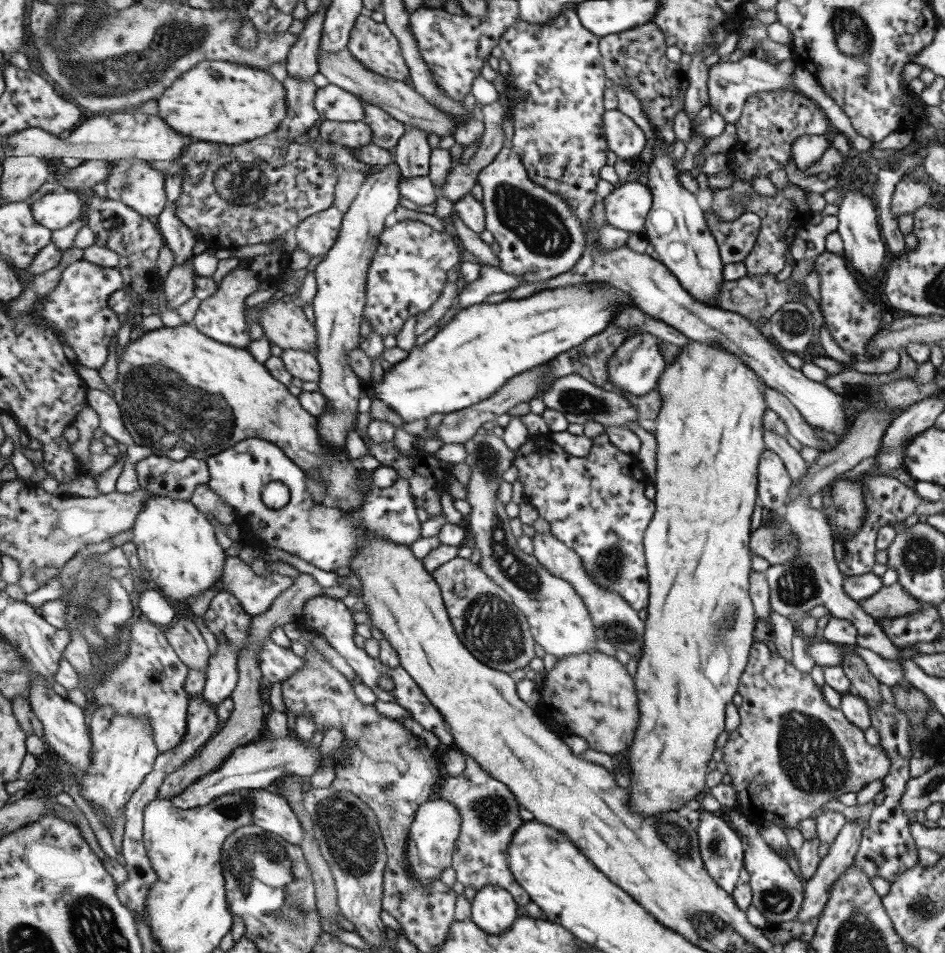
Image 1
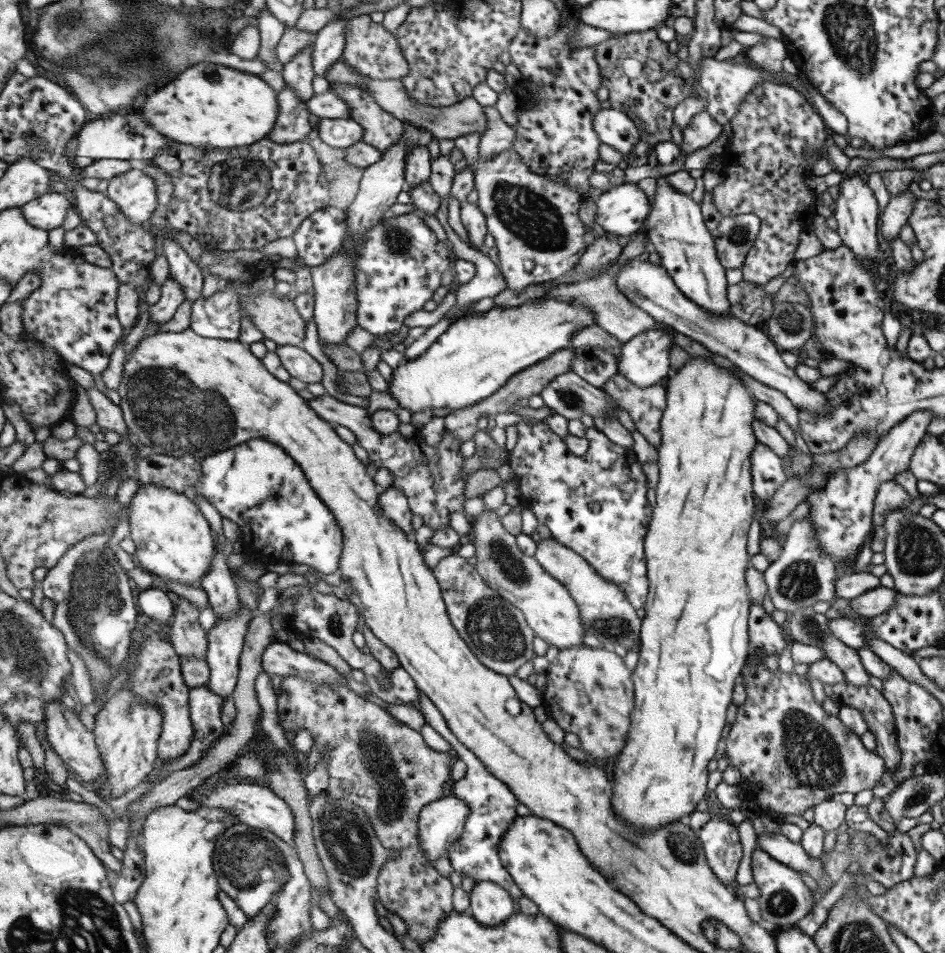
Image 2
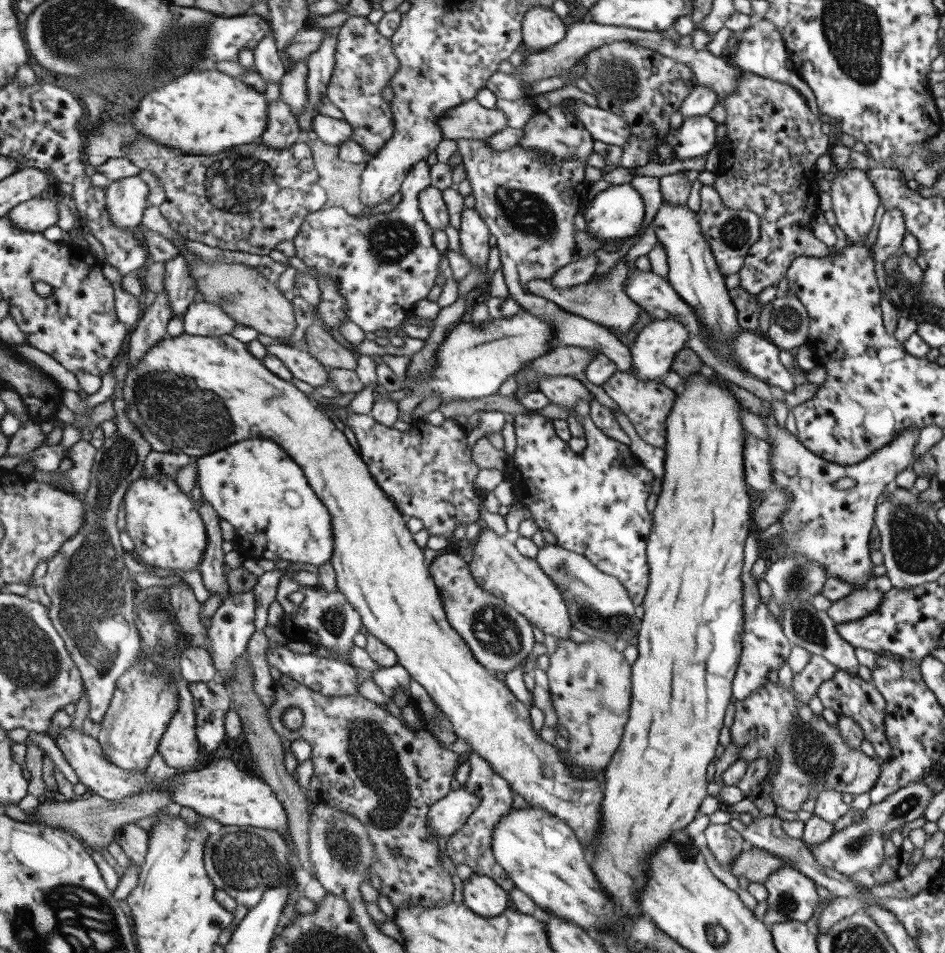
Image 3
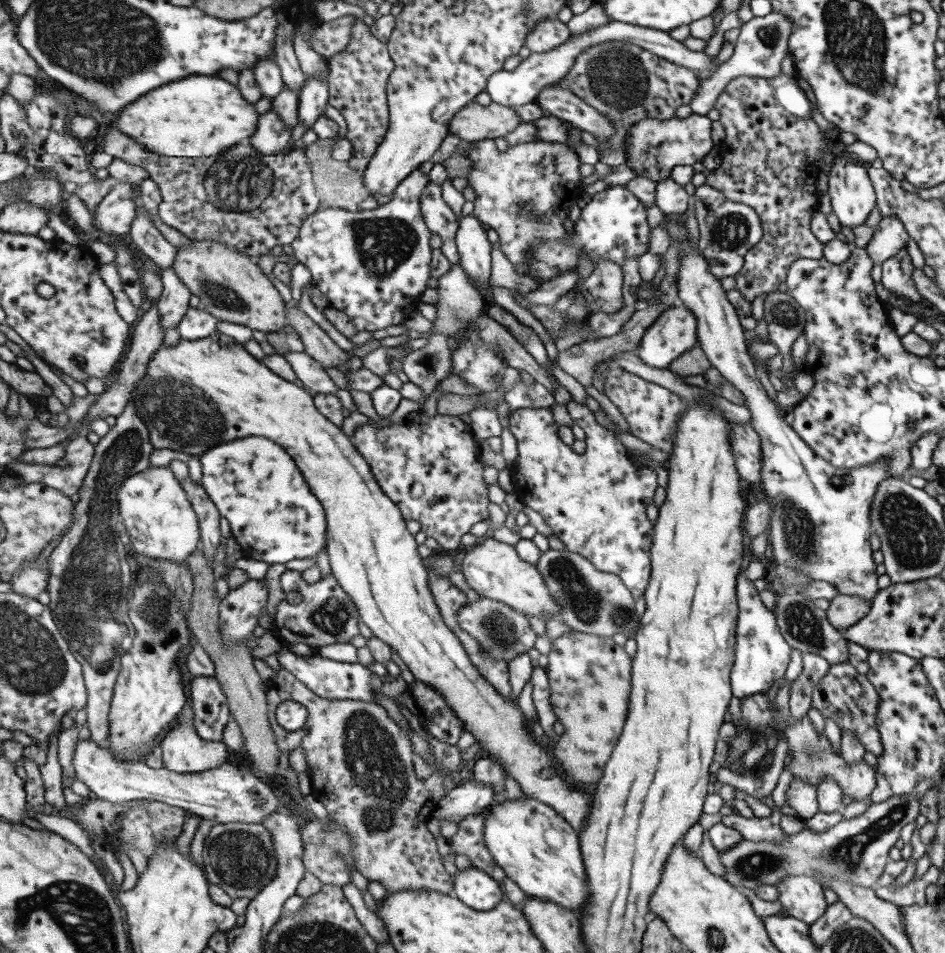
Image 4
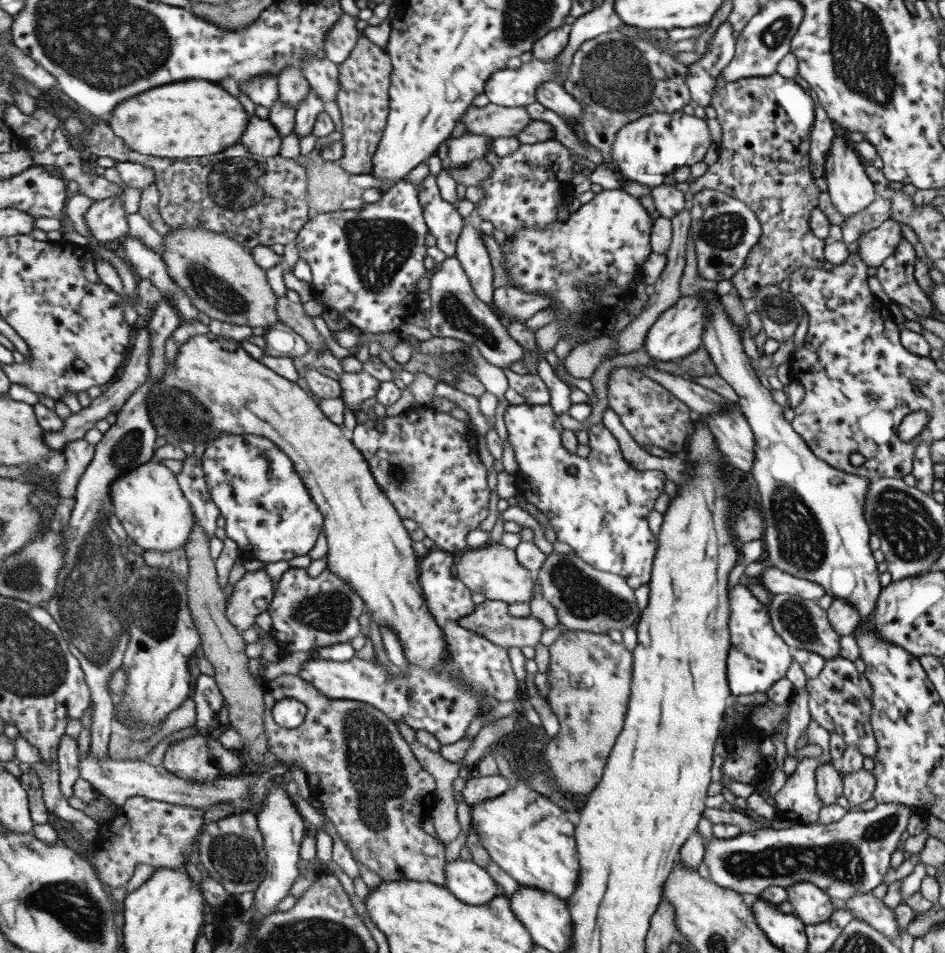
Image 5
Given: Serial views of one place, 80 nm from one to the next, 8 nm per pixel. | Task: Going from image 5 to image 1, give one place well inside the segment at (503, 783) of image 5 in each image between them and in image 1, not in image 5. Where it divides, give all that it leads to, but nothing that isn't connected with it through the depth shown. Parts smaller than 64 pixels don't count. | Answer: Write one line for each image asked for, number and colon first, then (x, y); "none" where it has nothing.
1: (435, 833)
2: (442, 823)
3: (448, 815)
4: (472, 797)

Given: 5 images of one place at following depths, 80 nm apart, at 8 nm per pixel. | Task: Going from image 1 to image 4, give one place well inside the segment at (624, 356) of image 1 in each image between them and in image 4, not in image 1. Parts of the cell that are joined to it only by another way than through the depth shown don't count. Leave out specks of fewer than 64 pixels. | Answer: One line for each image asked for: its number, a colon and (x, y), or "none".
2: (644, 360)
3: (656, 344)
4: (674, 331)

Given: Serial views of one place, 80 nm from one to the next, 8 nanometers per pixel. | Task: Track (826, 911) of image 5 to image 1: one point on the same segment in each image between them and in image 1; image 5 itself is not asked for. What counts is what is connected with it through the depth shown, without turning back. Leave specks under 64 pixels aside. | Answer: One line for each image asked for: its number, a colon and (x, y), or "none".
1: (777, 894)
2: (783, 898)
3: (791, 895)
4: (801, 897)

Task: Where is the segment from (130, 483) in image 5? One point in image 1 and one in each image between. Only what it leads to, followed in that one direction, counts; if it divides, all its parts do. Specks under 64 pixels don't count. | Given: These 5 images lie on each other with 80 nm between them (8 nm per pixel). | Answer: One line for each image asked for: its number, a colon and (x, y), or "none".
1: (177, 545)
2: (173, 539)
3: (168, 531)
4: (158, 515)

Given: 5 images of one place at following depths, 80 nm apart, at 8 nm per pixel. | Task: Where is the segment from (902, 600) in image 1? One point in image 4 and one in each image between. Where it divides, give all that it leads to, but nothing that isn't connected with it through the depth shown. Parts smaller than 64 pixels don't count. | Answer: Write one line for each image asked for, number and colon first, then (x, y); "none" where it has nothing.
2: (876, 601)
3: (861, 602)
4: (844, 610)

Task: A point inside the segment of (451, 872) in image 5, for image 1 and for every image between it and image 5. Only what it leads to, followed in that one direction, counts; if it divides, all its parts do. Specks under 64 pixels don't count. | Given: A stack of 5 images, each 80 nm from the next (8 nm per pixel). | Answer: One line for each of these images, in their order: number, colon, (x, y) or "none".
1: (494, 909)
2: (491, 904)
3: (483, 894)
4: (476, 888)

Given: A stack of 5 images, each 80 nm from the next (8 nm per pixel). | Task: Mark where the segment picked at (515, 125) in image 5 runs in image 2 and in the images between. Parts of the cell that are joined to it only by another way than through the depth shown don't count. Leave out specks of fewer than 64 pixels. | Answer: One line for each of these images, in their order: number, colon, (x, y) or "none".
2: (448, 122)
3: (471, 120)
4: (475, 122)

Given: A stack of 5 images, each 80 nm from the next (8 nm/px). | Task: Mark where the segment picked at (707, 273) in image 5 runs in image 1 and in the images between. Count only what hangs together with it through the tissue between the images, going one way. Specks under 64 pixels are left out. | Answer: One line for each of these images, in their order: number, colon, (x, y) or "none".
1: (735, 238)
2: (733, 236)
3: (729, 232)
4: (727, 230)

